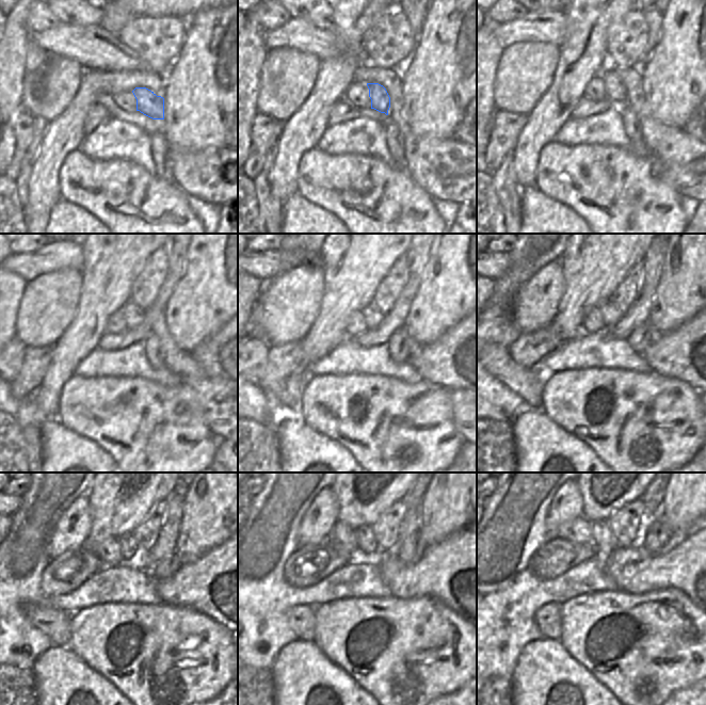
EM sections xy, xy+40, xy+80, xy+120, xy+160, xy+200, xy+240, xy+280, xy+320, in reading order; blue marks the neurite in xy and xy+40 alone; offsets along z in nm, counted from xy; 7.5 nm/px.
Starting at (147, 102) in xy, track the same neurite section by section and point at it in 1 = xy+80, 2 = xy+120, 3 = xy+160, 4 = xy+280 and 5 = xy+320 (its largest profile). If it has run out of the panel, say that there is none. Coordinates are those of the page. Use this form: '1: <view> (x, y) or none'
1: xy+80 (615, 92)
2: xy+120 (133, 315)
3: xy+160 (372, 315)
4: xy+280 (367, 544)
5: xy+320 (603, 538)

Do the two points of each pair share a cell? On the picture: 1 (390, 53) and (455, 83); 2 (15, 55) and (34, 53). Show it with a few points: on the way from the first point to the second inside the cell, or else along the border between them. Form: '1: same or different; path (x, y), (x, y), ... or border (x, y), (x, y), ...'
1: different; border (418, 38), (413, 53), (398, 67)
2: different; border (29, 35), (22, 79)

